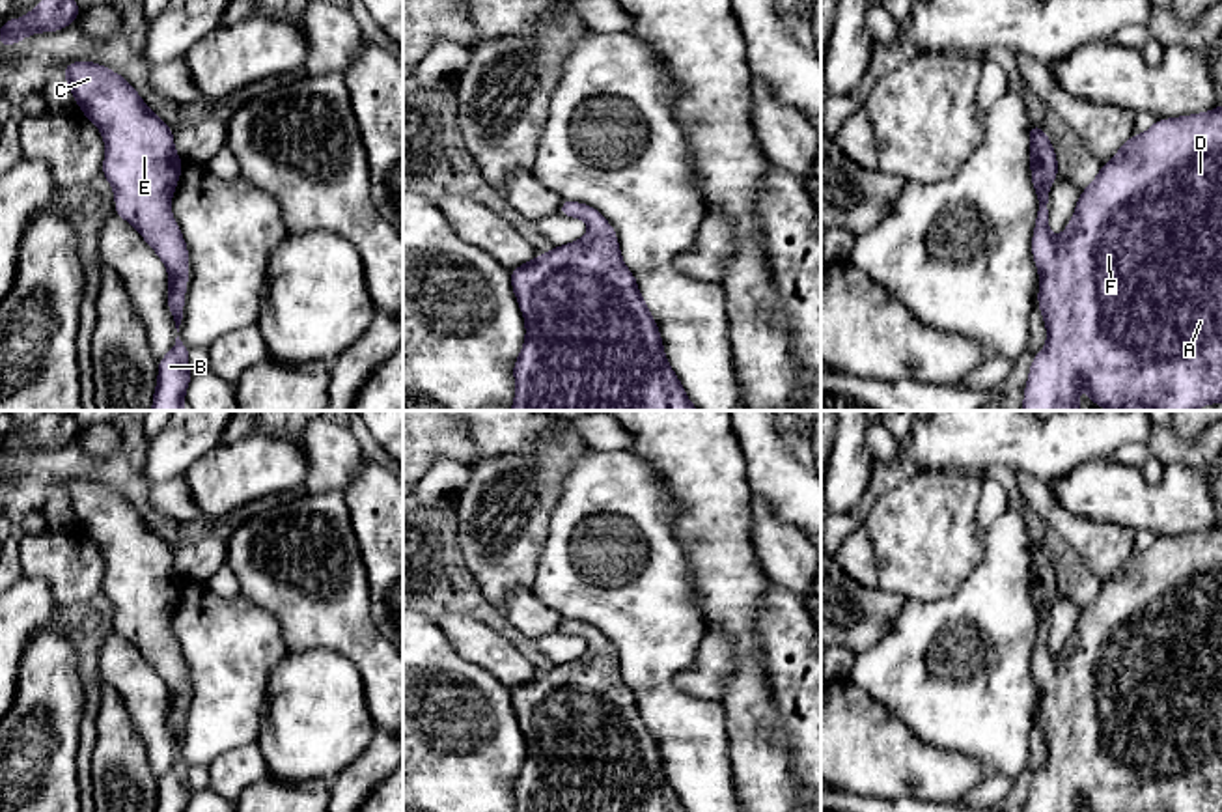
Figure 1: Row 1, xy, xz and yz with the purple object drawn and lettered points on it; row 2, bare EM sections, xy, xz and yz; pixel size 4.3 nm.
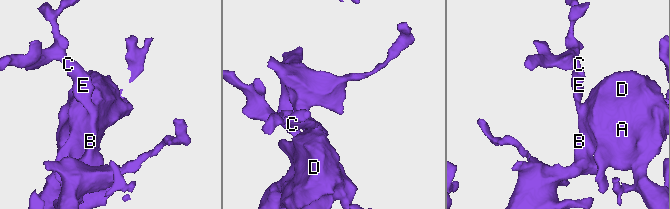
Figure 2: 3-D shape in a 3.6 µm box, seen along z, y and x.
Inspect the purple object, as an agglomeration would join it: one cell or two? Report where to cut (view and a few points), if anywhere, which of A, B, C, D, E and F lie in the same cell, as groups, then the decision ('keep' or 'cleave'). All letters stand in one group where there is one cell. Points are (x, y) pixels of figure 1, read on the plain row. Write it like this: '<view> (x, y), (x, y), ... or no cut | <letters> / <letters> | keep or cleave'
no cut | A B C D E F | keep

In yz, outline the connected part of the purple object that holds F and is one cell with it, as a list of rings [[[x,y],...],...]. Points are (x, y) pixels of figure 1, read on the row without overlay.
[[[1222,525],[1203,532],[1157,538],[1144,553],[1131,554],[1080,610],[1075,633],[1060,655],[1052,655],[1047,646],[1048,607],[1058,594],[1056,571],[1039,543],[1030,543],[1028,556],[1032,601],[1039,618],[1032,672],[1041,694],[1037,721],[1048,756],[1047,765],[1034,773],[1024,812],[1078,812],[1082,801],[1090,812],[1222,812]]]

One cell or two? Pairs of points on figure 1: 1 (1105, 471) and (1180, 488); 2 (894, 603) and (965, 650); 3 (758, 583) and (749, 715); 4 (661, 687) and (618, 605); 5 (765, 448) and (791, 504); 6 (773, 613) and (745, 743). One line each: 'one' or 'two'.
1: one
2: two
3: one
4: one
5: one
6: two

